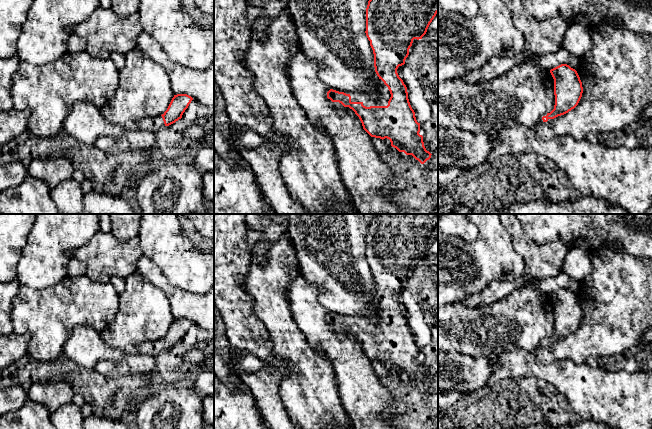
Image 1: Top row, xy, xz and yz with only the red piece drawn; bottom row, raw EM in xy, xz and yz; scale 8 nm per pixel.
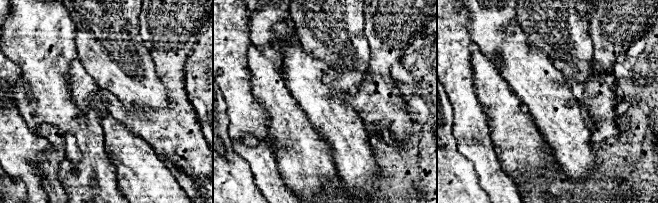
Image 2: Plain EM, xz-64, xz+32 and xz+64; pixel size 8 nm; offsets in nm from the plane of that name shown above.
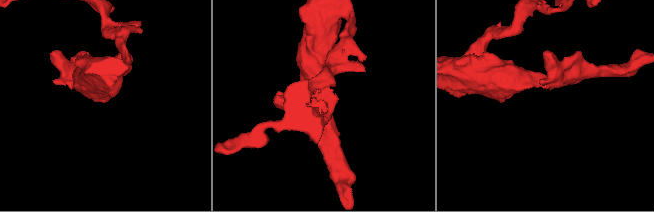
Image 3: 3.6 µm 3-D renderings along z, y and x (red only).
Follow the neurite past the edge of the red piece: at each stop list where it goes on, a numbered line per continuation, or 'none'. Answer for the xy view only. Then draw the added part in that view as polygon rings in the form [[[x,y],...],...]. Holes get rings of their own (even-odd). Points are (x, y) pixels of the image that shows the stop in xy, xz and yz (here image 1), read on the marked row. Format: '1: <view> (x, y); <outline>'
1: xy (154, 124); [[[161,115],[143,118],[139,120],[136,124],[139,130],[146,130],[154,133],[157,133],[161,130],[163,126],[165,126]]]

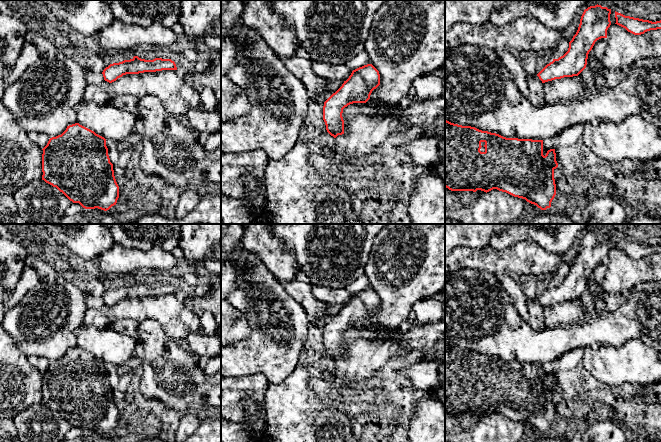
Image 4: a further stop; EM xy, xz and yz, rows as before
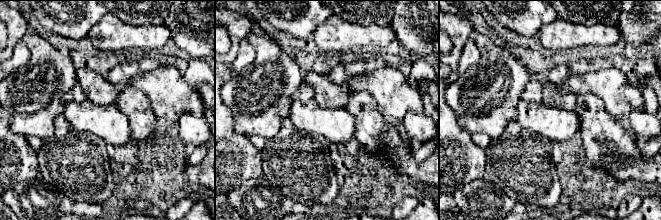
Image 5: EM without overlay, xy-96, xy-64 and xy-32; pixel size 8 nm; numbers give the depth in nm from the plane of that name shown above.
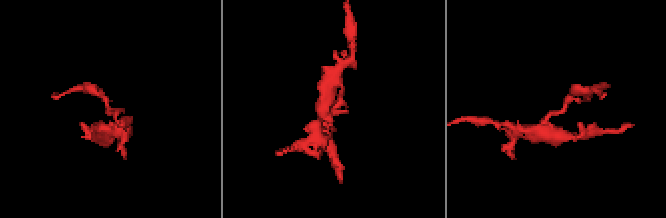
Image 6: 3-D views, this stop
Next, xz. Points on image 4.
none

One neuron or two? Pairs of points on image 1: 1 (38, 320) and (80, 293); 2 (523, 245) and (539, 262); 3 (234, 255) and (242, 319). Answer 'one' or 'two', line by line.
1: one
2: one
3: one

